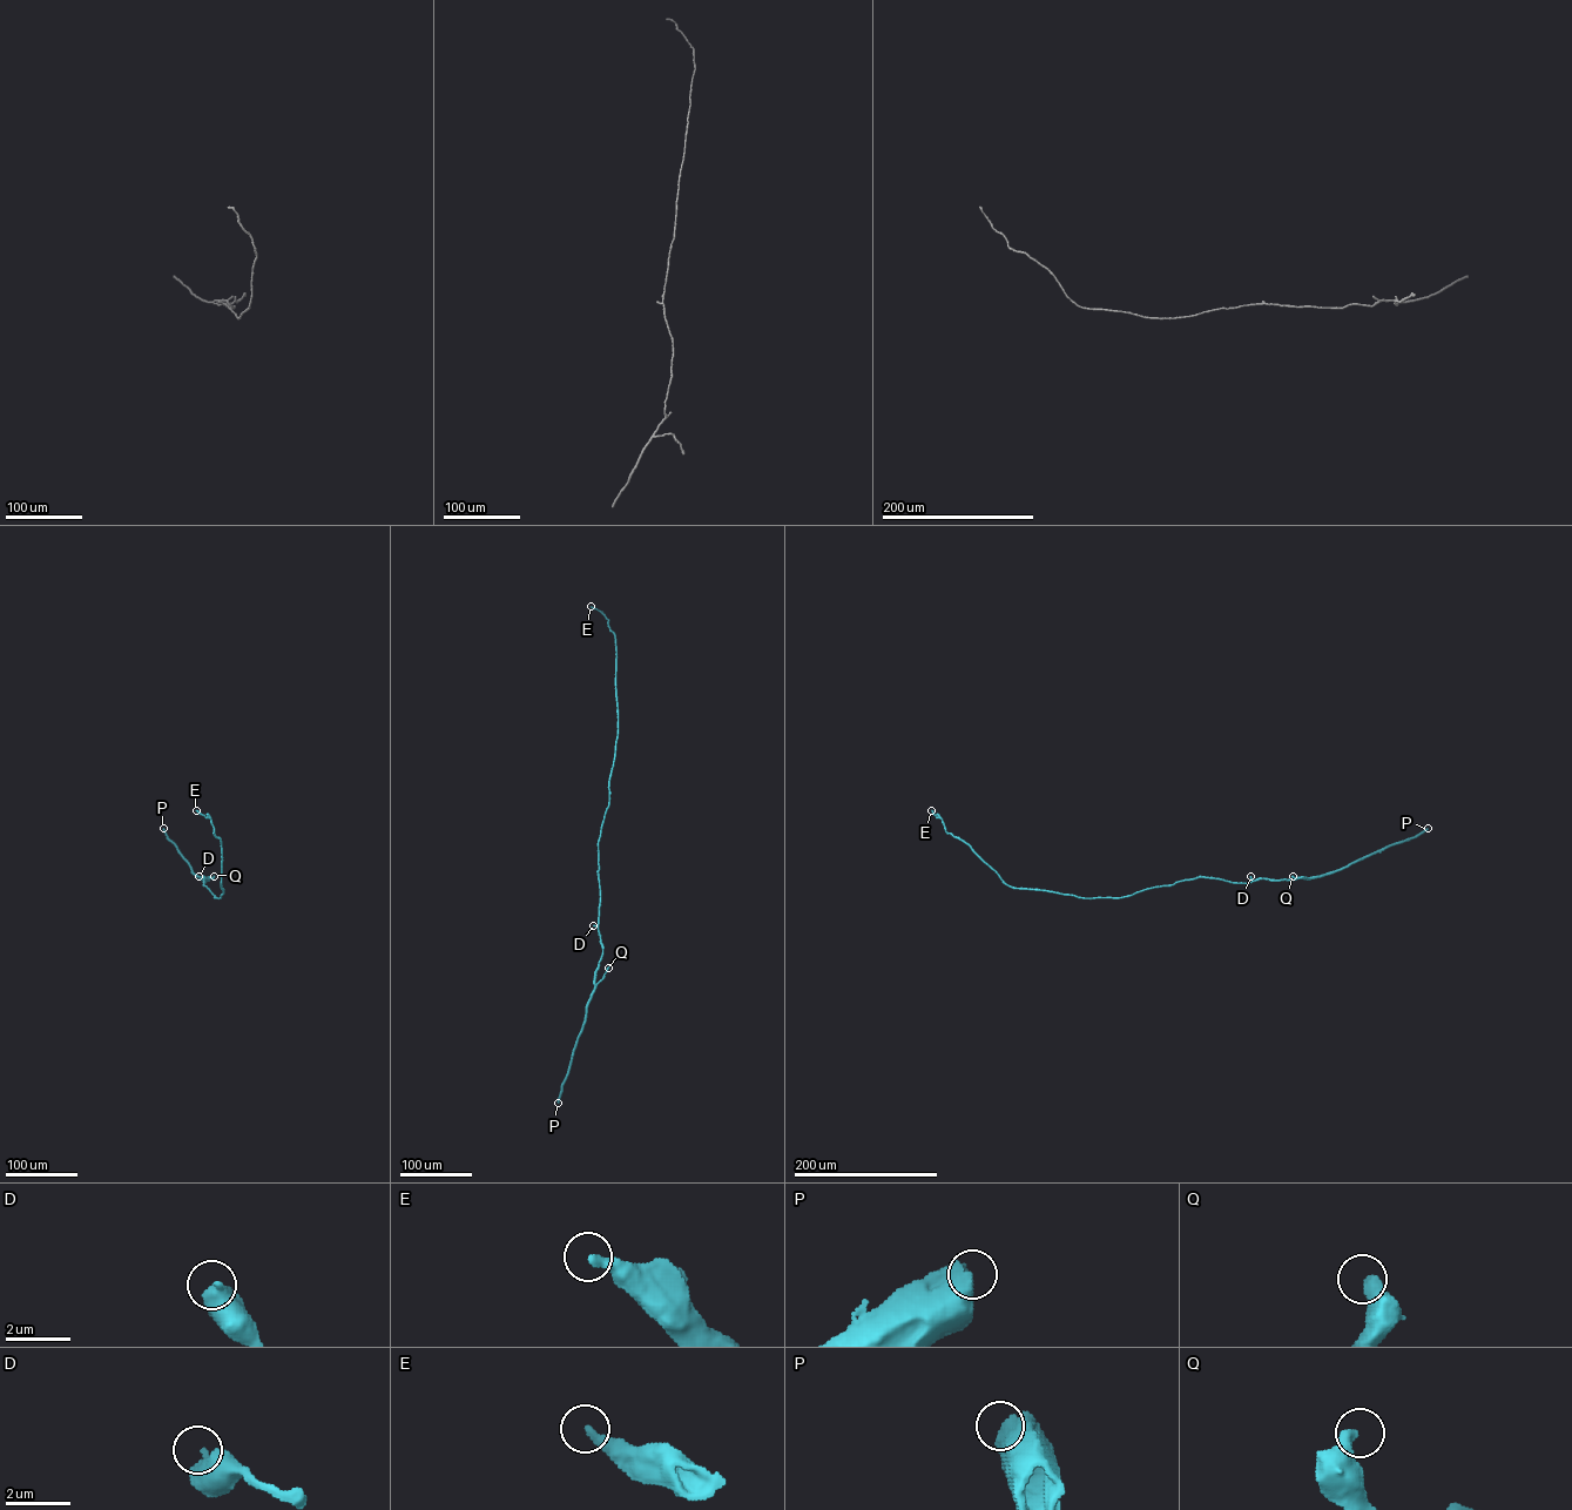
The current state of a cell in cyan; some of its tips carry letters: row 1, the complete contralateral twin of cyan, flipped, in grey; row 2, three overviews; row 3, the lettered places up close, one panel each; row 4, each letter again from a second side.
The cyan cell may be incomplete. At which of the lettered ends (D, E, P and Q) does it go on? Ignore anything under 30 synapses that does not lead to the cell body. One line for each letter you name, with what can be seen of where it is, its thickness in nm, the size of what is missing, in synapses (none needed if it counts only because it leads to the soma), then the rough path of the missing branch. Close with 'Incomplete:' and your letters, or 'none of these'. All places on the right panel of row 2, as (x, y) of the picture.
Incomplete: none of these

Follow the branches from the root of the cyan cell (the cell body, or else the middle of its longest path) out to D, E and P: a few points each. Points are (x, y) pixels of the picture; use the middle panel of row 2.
D: (598, 844), (600, 902), (598, 927), (593, 925)
E: (598, 844), (608, 803), (618, 734), (616, 649), (608, 620), (591, 606)
P: (598, 844), (598, 928), (602, 955), (558, 1103)

